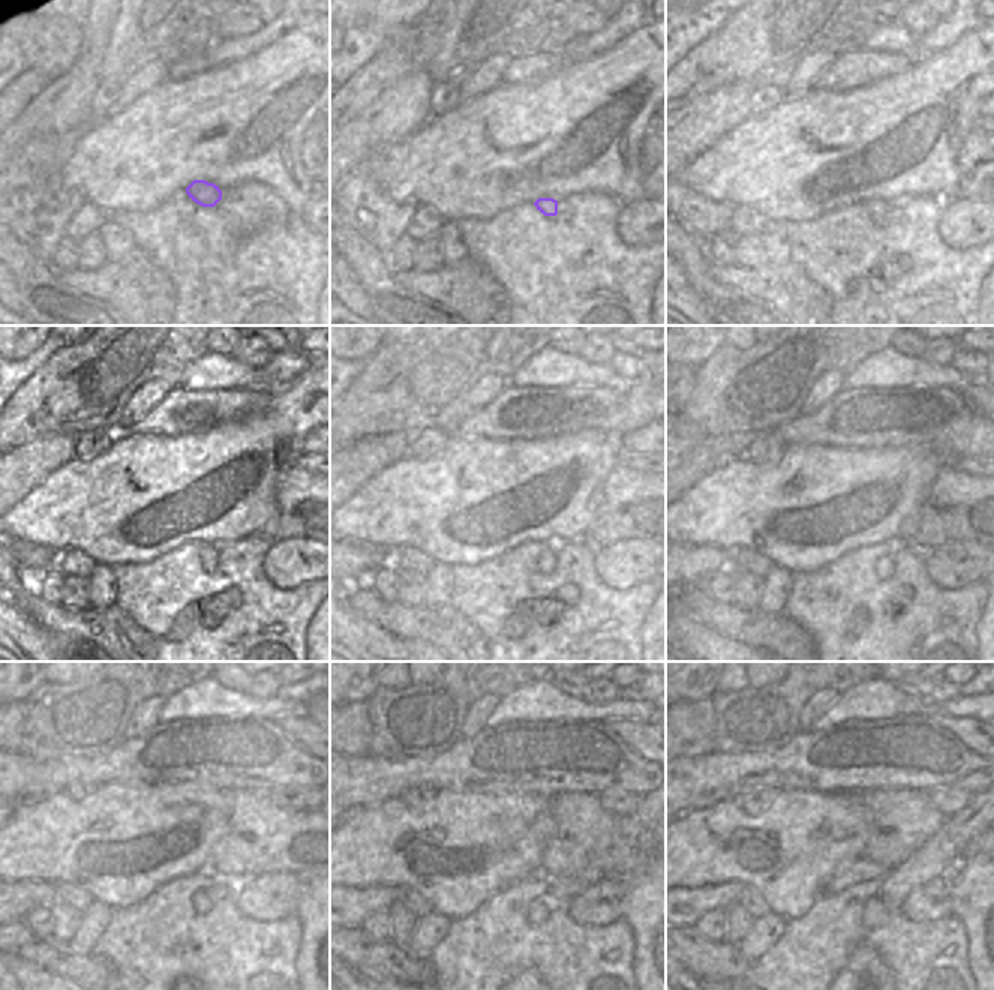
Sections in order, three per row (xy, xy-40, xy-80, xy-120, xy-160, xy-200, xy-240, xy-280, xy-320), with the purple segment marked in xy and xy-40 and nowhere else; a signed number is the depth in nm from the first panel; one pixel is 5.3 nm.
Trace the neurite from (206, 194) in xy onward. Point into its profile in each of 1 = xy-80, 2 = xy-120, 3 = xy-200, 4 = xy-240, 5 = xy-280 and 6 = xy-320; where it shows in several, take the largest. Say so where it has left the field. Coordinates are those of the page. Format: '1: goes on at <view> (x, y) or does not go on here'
1: goes on at xy-80 (879, 210)
2: goes on at xy-120 (209, 555)
3: goes on at xy-200 (883, 567)
4: goes on at xy-240 (203, 905)
5: goes on at xy-280 (537, 911)
6: goes on at xy-320 (876, 912)

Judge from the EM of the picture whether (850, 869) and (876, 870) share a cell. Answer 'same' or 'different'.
same

